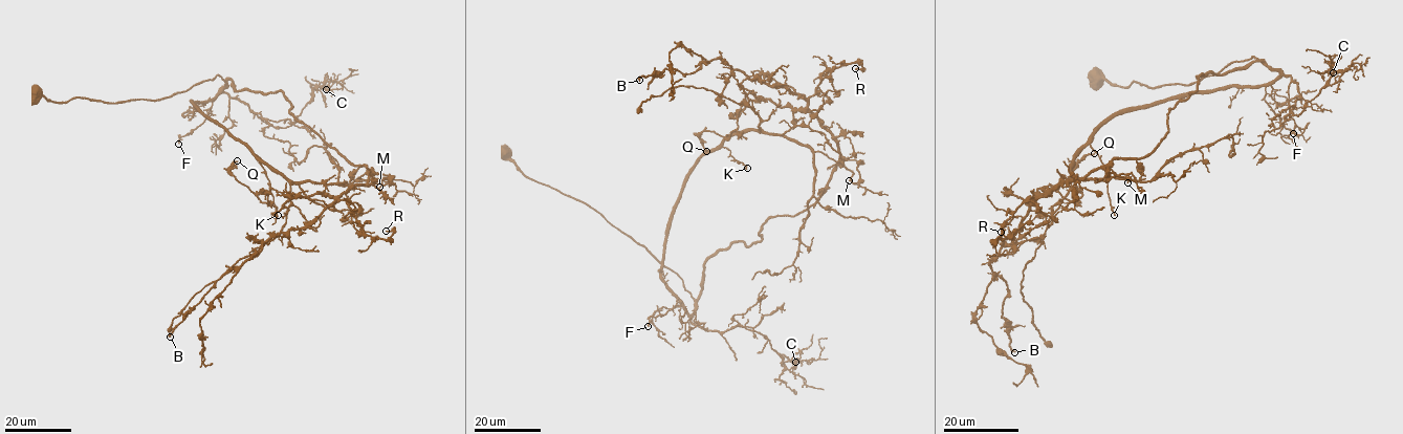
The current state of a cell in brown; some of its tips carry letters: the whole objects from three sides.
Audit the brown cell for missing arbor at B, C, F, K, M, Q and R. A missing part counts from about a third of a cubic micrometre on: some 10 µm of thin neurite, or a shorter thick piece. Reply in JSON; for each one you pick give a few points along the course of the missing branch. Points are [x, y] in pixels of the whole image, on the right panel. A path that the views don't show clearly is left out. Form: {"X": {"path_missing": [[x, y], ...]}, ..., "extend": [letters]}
{"extend": ["B"]}

